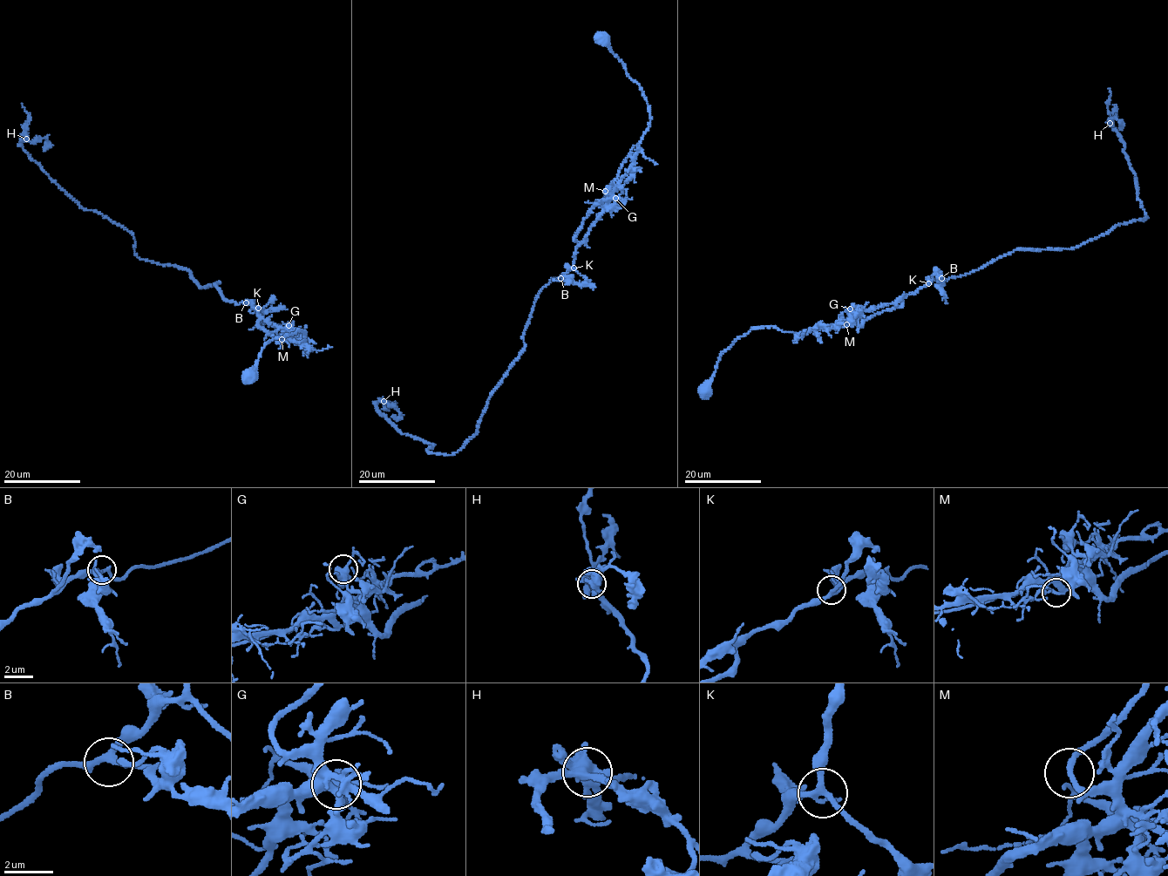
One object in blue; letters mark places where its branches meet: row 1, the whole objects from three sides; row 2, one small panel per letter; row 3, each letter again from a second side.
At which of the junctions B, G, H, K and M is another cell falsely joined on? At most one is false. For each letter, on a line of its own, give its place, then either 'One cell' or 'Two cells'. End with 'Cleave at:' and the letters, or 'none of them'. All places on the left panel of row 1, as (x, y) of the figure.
B: Place: (246, 302). One cell
G: Place: (288, 325). One cell
H: Place: (26, 139). One cell
K: Place: (258, 308). One cell
M: Place: (281, 339). One cell
Cleave at: none of them

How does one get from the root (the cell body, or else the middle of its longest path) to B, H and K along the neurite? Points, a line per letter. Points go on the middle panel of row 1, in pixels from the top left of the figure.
B: (600, 37), (639, 85), (649, 126), (606, 189), (611, 198), (590, 209), (574, 239), (573, 263), (560, 278)
H: (600, 37), (649, 126), (539, 294), (475, 435), (430, 453), (383, 401)
K: (600, 37), (639, 85), (650, 121), (606, 189), (611, 198), (595, 203), (583, 221), (573, 268)

